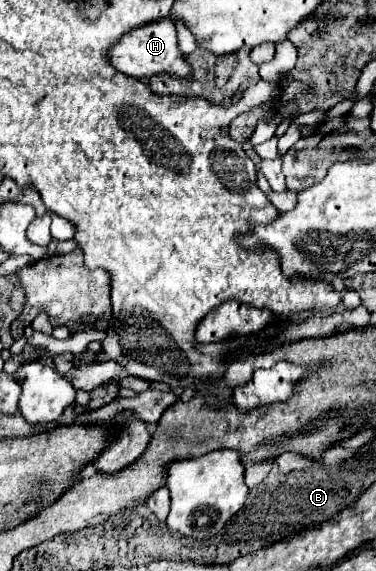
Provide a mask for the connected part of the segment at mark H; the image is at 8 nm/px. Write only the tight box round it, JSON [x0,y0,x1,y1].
[109,18,191,80]

